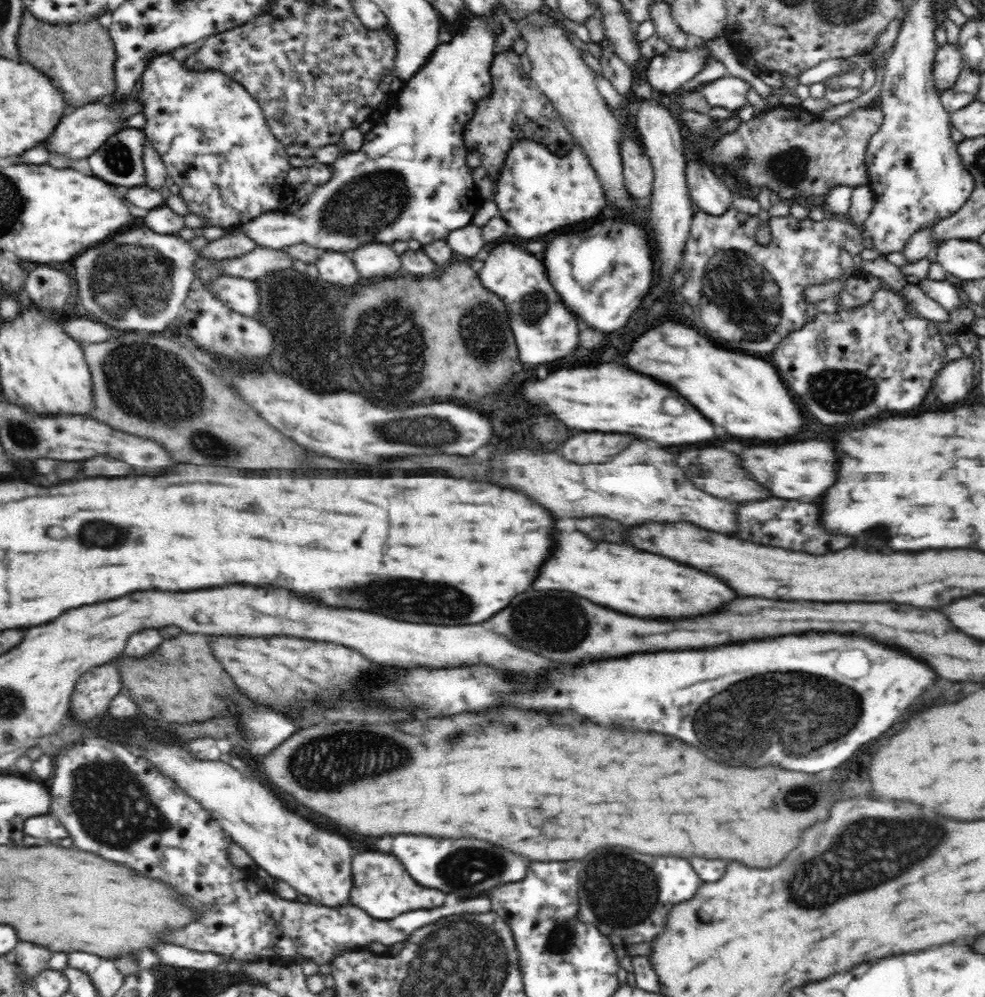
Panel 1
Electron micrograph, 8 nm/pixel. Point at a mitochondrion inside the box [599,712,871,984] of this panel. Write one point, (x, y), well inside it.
(804, 798)

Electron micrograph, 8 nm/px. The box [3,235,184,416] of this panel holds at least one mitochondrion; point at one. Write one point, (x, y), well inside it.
(125, 277)

